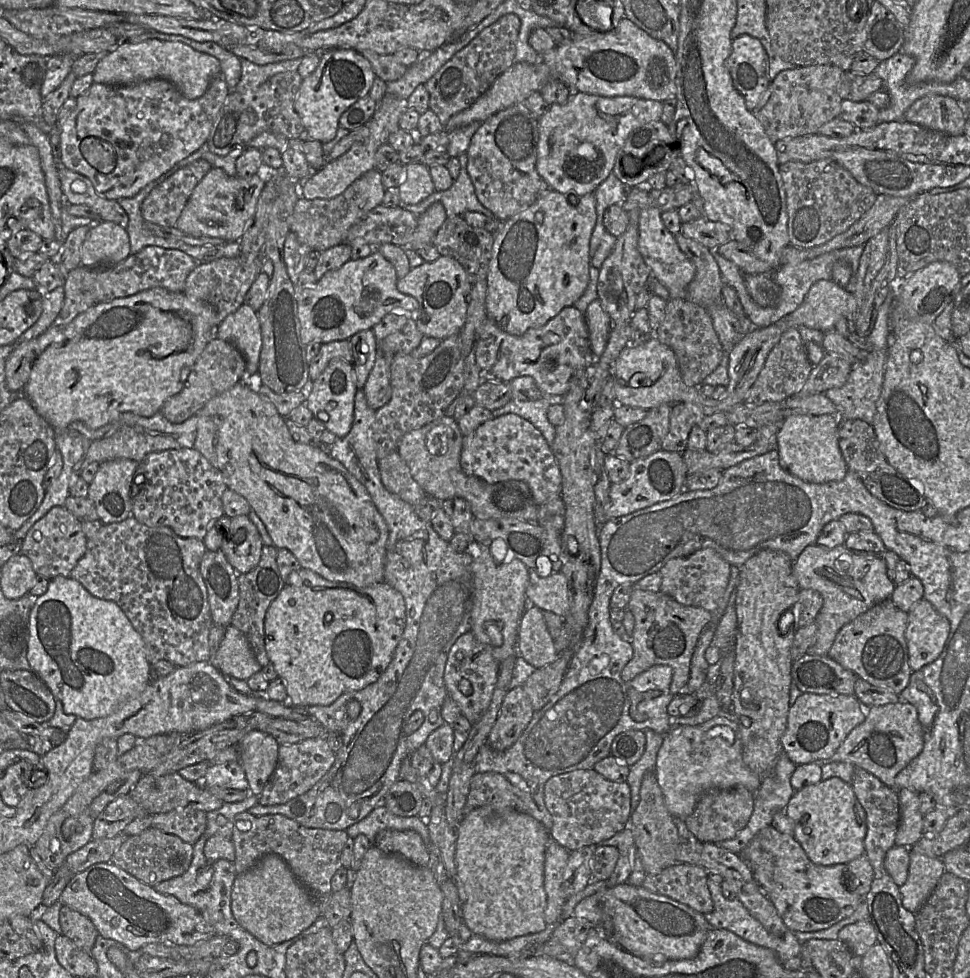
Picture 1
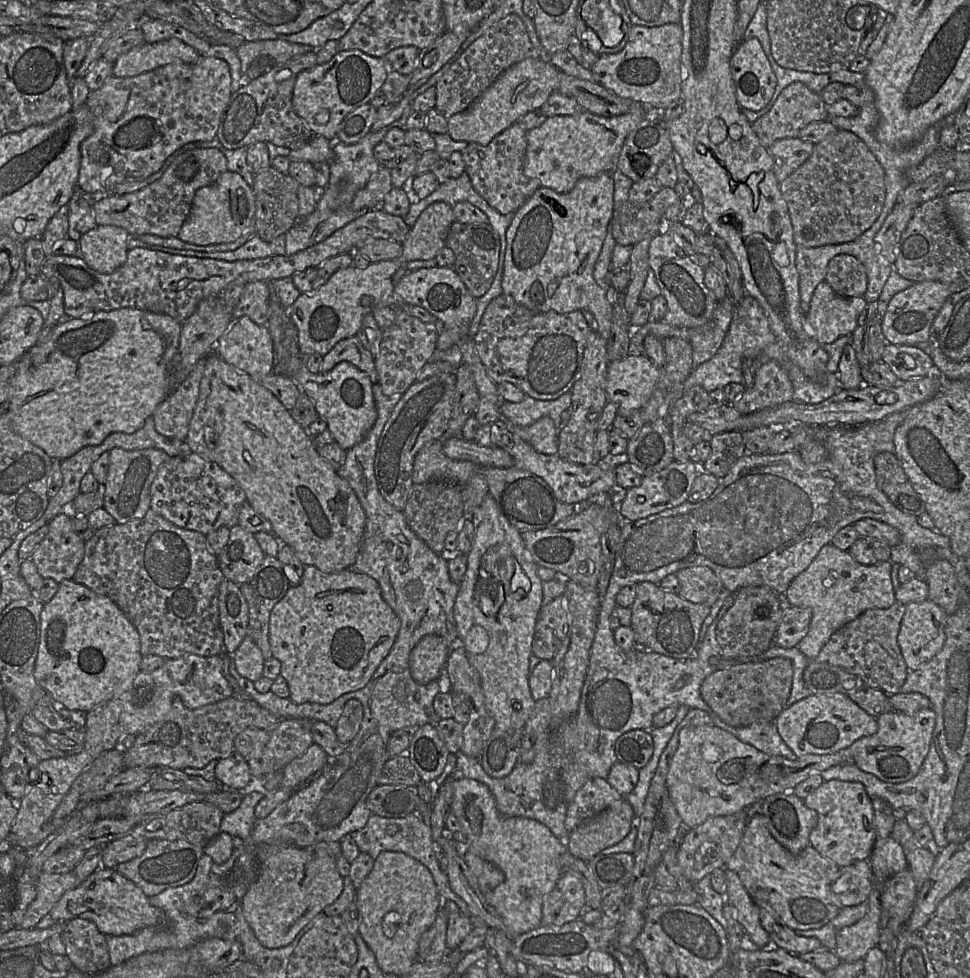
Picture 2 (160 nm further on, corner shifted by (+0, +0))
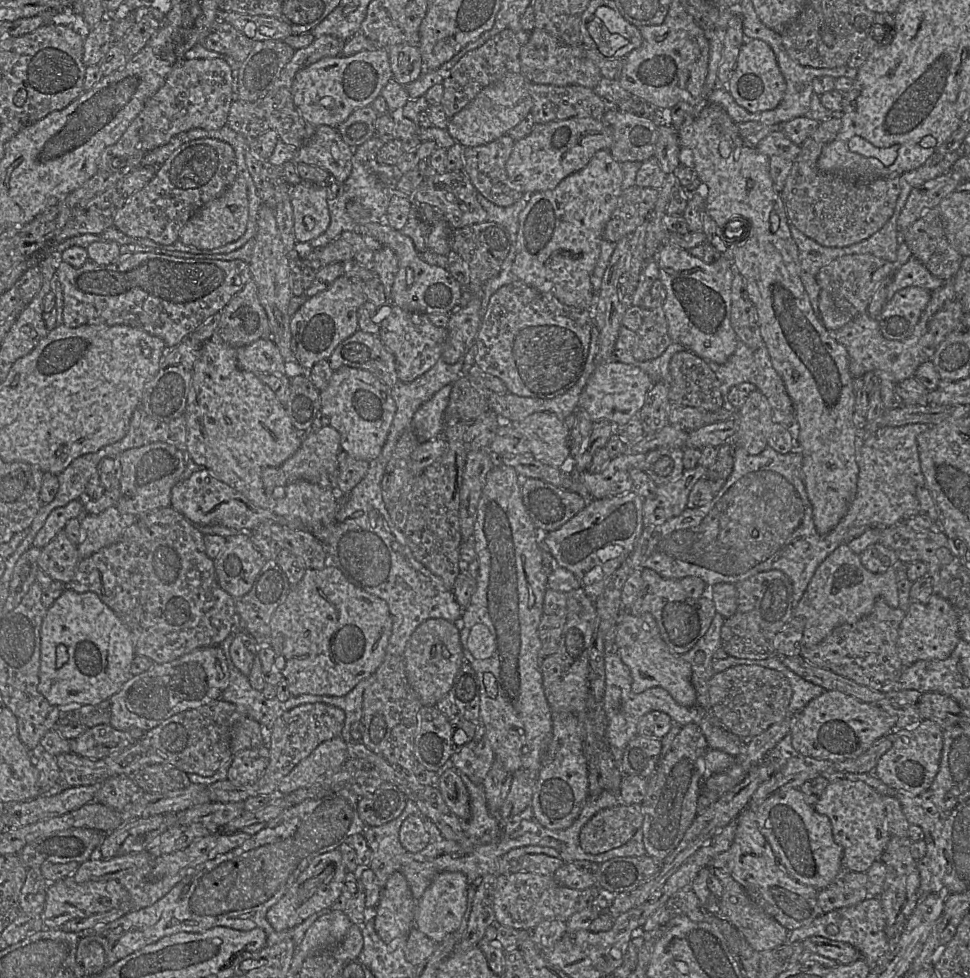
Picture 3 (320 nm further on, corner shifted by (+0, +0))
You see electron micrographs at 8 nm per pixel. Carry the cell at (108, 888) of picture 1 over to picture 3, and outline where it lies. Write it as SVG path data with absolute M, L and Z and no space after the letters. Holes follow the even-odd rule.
M66 877L56 882L48 882L42 921L45 928L60 929L67 921L88 918L97 913L108 912L129 900L129 893L118 880L75 882Z

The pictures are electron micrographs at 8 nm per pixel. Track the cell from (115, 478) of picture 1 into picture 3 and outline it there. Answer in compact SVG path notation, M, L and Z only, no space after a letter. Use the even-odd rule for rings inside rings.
M148 443L139 448L132 448L122 452L120 497L116 504L123 513L139 515L153 509L169 507L171 504L171 490L181 481L181 476L187 466L187 454L176 447L163 443Z

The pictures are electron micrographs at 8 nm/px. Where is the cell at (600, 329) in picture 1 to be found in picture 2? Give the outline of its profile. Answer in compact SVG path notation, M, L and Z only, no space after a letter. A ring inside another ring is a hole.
M602 172L593 177L580 178L574 187L567 193L559 194L547 187L540 187L532 196L514 213L513 219L506 231L506 248L504 271L502 277L502 293L511 296L518 304L535 312L549 312L554 311L559 314L587 310L594 318L594 330L599 335L608 340L613 320L613 304L608 295L608 290L602 289L593 277L593 270L595 262L601 251L603 241L605 239L608 224L613 216L613 191L614 182L609 172Z

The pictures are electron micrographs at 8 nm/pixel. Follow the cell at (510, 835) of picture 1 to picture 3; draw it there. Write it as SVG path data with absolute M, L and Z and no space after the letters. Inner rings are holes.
M456 769L446 771L438 788L448 807L462 820L467 821L471 816L469 793Z

